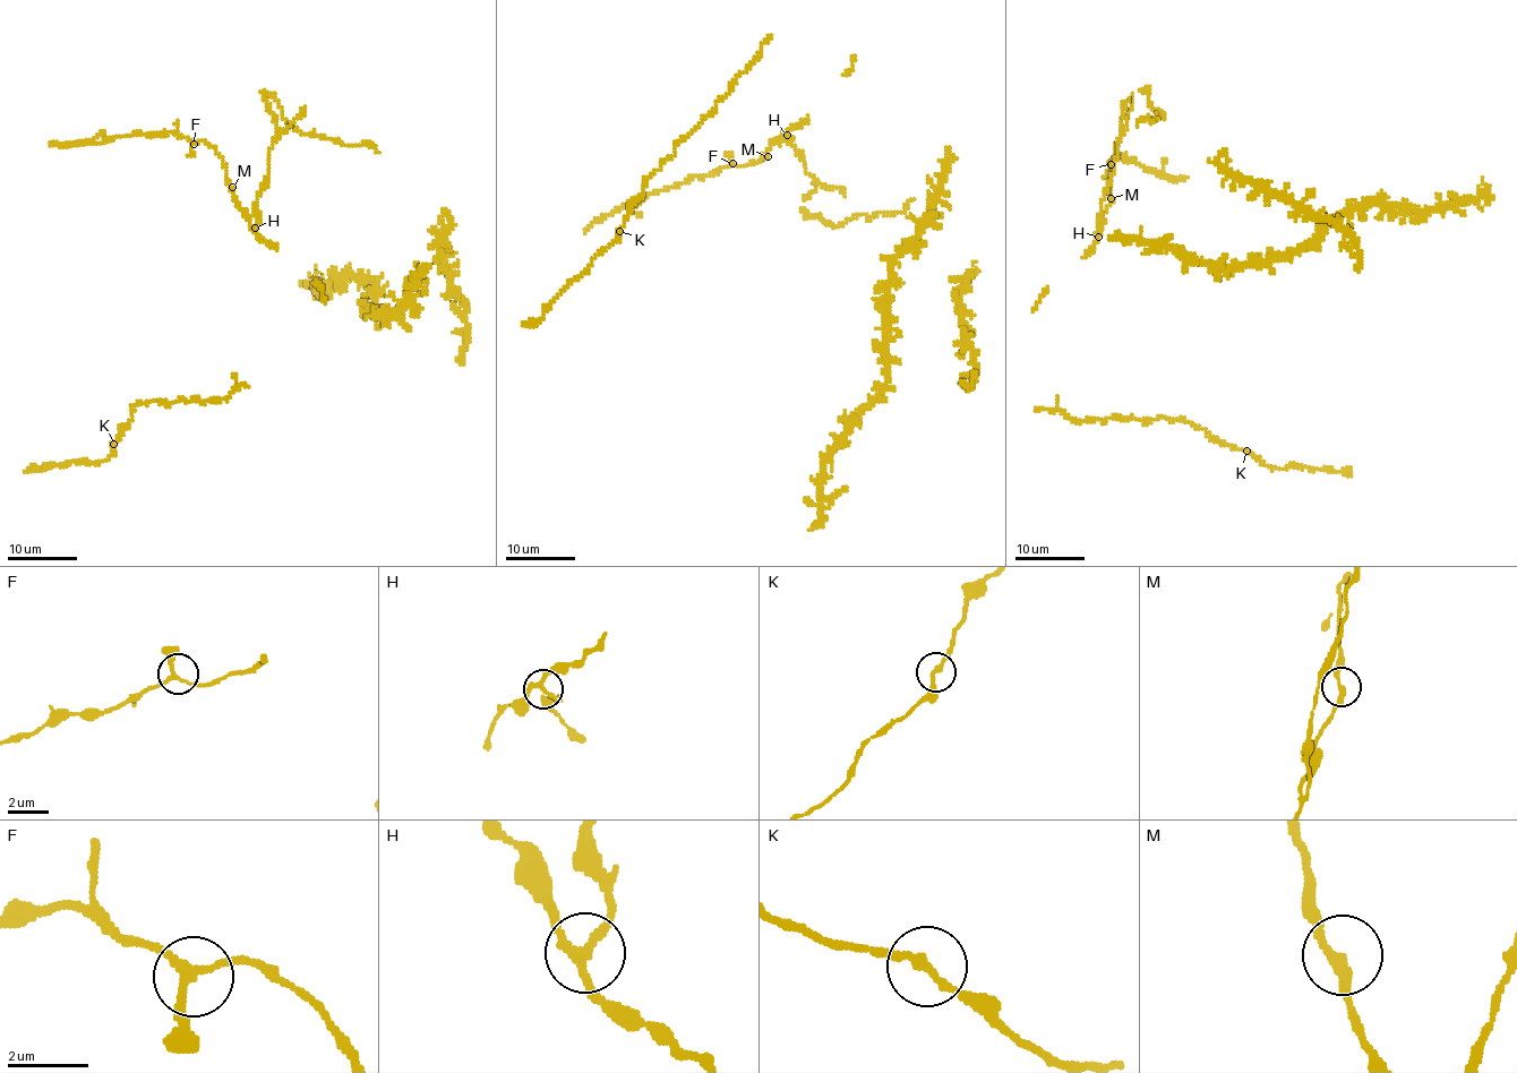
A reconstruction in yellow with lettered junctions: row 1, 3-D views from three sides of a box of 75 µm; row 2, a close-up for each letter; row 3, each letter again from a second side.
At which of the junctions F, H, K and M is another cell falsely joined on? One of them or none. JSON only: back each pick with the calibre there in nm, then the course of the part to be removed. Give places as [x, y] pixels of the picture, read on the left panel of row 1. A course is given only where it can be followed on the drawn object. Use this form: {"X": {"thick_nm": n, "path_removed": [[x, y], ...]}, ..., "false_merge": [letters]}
{"H": {"thick_nm": 180, "path_removed": [[255, 229], [277, 135], [264, 94], [303, 134], [378, 152]]}, "false_merge": ["H"]}

